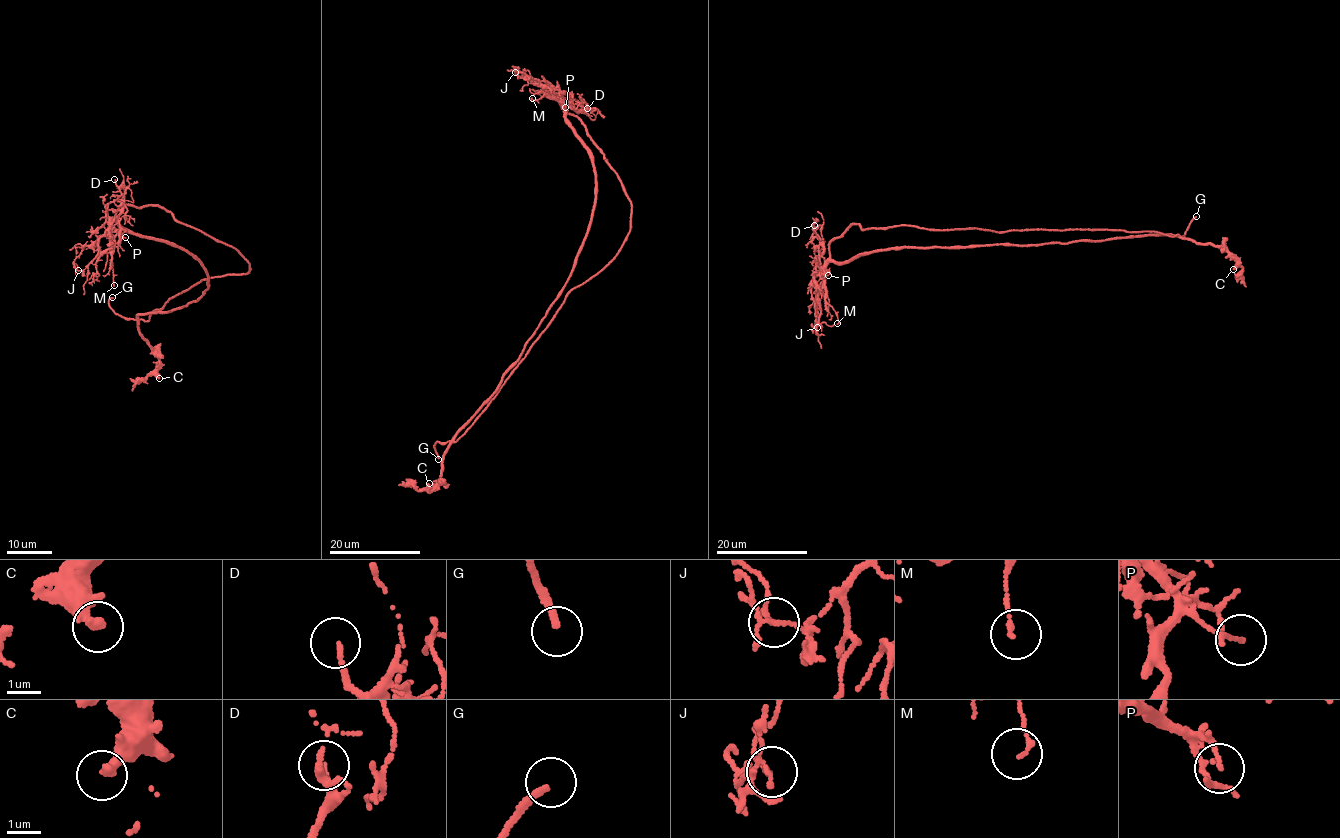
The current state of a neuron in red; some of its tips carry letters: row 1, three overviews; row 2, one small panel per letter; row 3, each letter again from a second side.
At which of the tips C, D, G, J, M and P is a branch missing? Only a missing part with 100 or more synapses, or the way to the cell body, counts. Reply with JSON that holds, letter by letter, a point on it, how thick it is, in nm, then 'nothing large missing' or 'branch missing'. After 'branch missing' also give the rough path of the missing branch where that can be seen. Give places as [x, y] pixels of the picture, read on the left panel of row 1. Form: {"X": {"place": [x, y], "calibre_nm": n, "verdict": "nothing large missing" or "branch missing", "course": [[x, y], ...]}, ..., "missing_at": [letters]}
{"C": {"place": [159, 378], "calibre_nm": 320, "verdict": "nothing large missing"}, "D": {"place": [114, 179], "calibre_nm": 130, "verdict": "nothing large missing"}, "G": {"place": [112, 297], "calibre_nm": 190, "verdict": "branch missing", "course": [[112, 297], [127, 295], [138, 300], [138, 312], [152, 335], [148, 344], [162, 364], [172, 360], [173, 364]]}, "J": {"place": [78, 270], "calibre_nm": 90, "verdict": "nothing large missing"}, "M": {"place": [114, 285], "calibre_nm": 120, "verdict": "nothing large missing"}, "P": {"place": [125, 237], "calibre_nm": 110, "verdict": "nothing large missing"}, "missing_at": ["G"]}

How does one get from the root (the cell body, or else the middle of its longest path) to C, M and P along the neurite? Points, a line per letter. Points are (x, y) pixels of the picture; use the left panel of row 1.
C: (206, 289), (199, 299), (187, 307), (137, 316), (139, 329), (158, 359), (159, 378)
M: (206, 289), (205, 269), (191, 255), (166, 240), (132, 233), (113, 220), (114, 285)
P: (206, 289), (205, 269), (180, 247), (166, 240), (132, 233), (112, 221), (112, 228), (125, 237)

